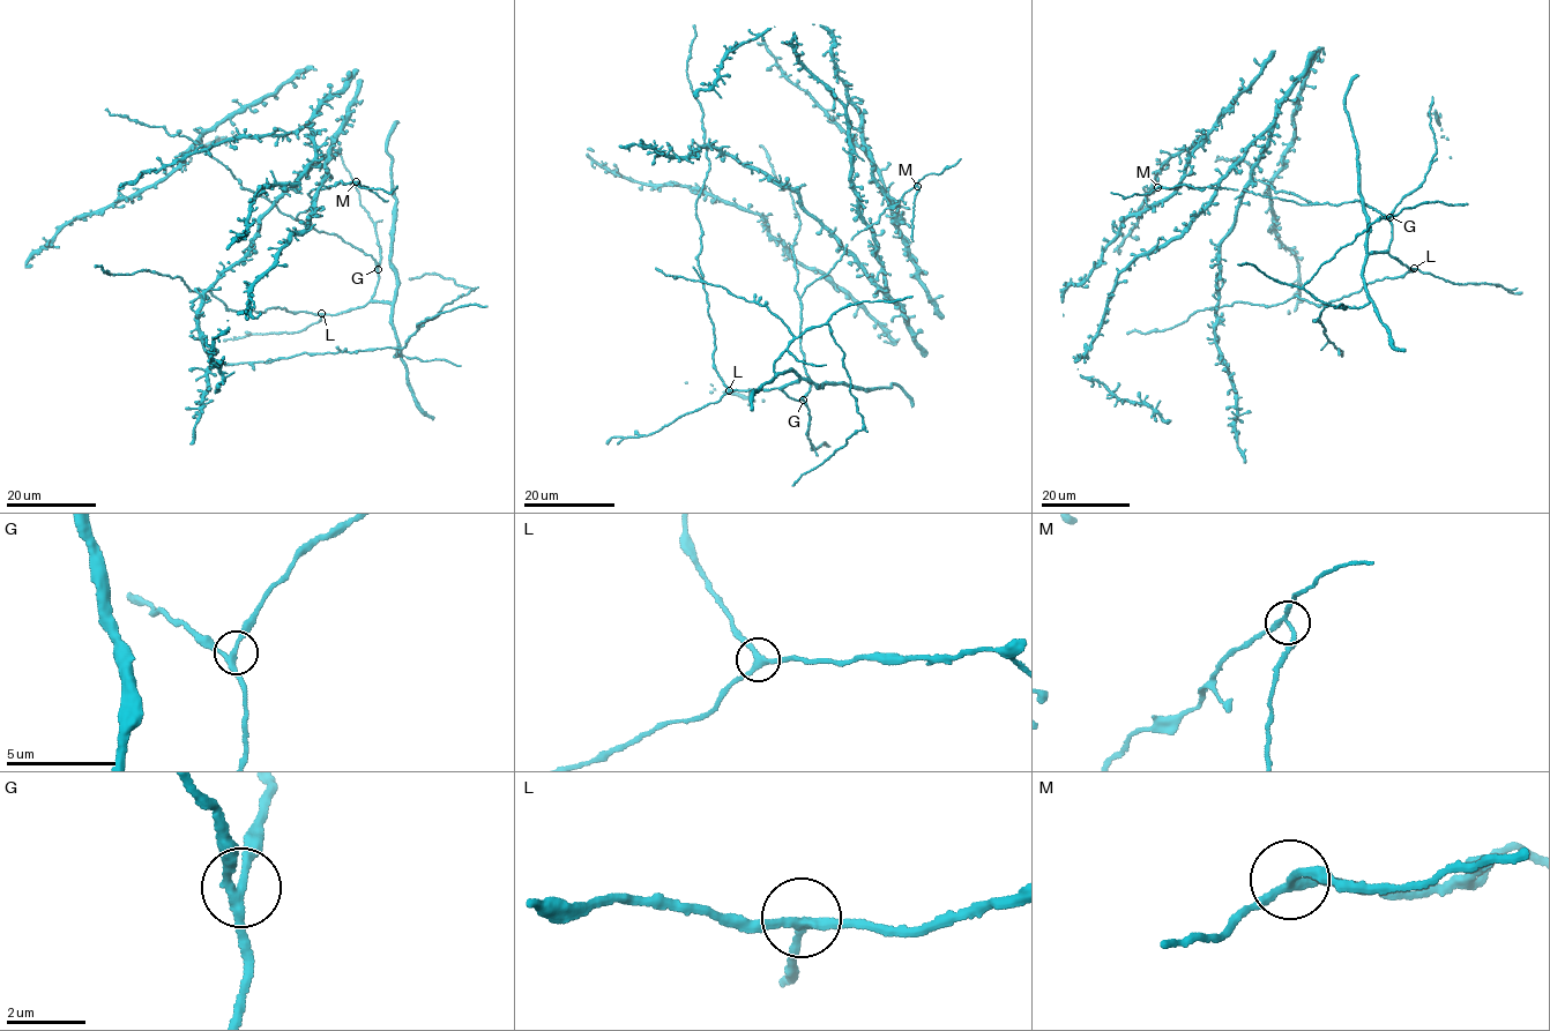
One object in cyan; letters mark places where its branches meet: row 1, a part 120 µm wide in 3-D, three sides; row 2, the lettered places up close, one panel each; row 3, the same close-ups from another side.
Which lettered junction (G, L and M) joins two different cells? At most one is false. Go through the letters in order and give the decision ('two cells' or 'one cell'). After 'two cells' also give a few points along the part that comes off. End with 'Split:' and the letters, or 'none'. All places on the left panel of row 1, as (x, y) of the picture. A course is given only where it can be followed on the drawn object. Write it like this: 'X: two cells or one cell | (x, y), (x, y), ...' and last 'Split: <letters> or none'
G: one cell
L: one cell
M: two cells | (356, 181), (388, 201)
Split: M

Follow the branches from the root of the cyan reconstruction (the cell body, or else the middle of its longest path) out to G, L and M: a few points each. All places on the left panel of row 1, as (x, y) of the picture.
G: (308, 224), (334, 234), (371, 255), (378, 269)
L: (308, 224), (371, 255), (378, 264), (377, 289), (365, 305), (336, 314), (321, 313)
M: (308, 224), (296, 218), (312, 198), (295, 185), (311, 166), (328, 154), (322, 189), (356, 181)

